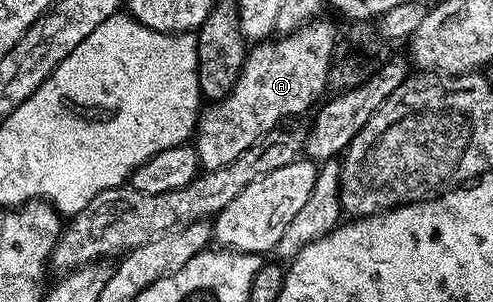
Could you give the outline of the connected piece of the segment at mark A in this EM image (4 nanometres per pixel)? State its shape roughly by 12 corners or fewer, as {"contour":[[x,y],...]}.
{"contour":[[317,18],[254,43],[200,113],[202,169],[326,95],[337,28]]}

